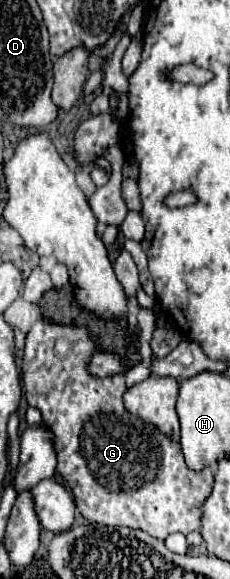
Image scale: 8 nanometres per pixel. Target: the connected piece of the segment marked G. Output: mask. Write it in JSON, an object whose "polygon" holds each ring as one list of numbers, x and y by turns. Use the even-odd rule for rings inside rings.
{"polygon":[[43,321,43,359,23,359,21,363,21,371,23,371,23,387,25,387,25,397,27,397,27,403,37,407,41,413,43,413,43,425,47,429,51,429,53,433,53,449,57,453,57,473,61,475,61,479,69,485,69,489,73,491,75,495,75,503,77,503,77,509,81,511,81,515,91,521,91,523,103,523,103,525,117,525,117,527,131,527,131,529,143,529,147,531,149,535,153,537,159,537,159,539,165,539,167,535,171,533,191,533,191,531,197,531,201,527,201,505,205,503,207,495,211,495,211,489,213,489,213,473,209,467,205,467,203,471,191,471,187,469,185,461,183,461,183,453,181,453,181,447,179,443,173,443,169,437,165,437,161,431,157,431,153,425,147,425,143,423,139,417,131,415,125,407,123,407,123,393,125,393,125,375,123,373,117,373,117,375,111,375,111,377,105,377,105,379,97,379,97,377,91,377,87,373,87,361,93,353,95,345,87,333,87,329,83,327,63,327,63,325,53,325,53,323,45,323]]}

